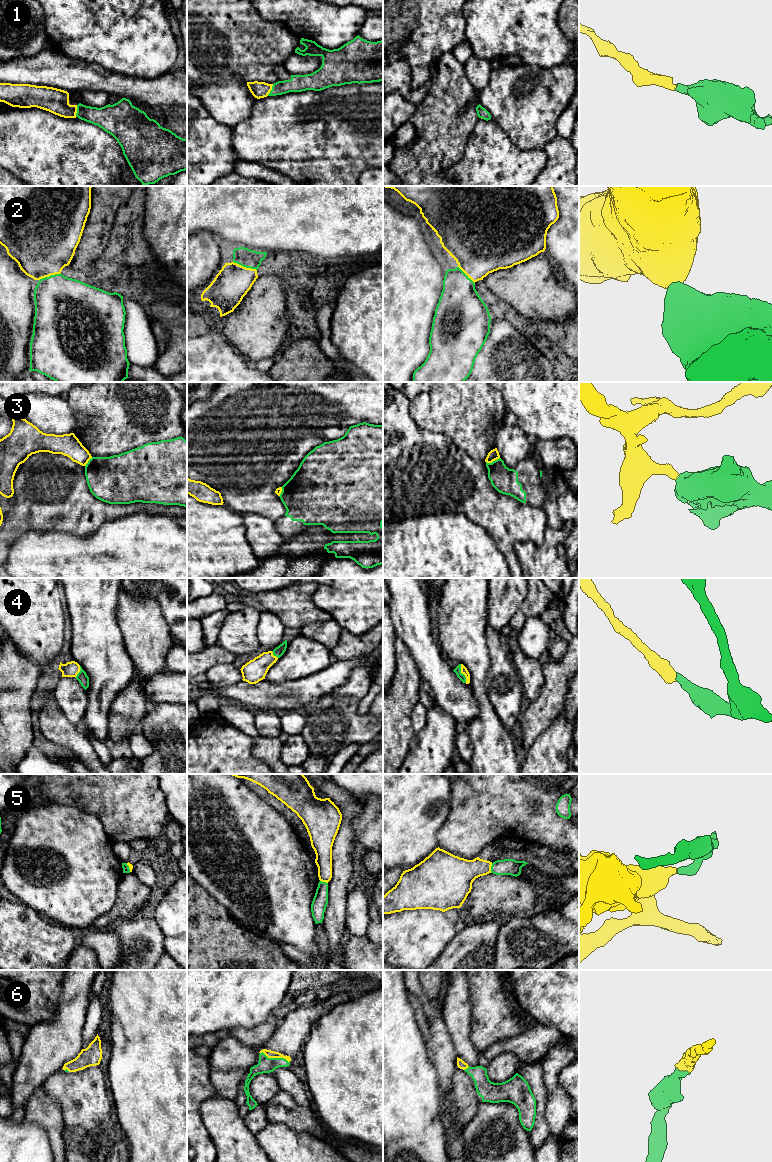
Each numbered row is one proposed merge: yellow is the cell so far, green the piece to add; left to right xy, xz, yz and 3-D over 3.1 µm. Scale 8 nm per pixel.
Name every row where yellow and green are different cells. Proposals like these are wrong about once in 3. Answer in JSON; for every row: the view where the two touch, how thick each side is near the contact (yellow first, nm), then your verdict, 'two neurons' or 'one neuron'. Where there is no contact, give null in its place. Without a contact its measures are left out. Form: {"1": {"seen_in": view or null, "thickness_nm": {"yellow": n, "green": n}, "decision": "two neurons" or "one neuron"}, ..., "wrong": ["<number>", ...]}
{"1": {"seen_in": "xy", "thickness_nm": {"yellow": 200, "green": 180}, "decision": "one neuron"}, "2": {"seen_in": "xz", "thickness_nm": {"yellow": 280, "green": 150}, "decision": "one neuron"}, "3": {"seen_in": "yz", "thickness_nm": {"yellow": 90, "green": 200}, "decision": "two neurons"}, "4": {"seen_in": "yz", "thickness_nm": {"yellow": 50, "green": 60}, "decision": "one neuron"}, "5": {"seen_in": "yz", "thickness_nm": {"yellow": 240, "green": 130}, "decision": "two neurons"}, "6": {"seen_in": "xz", "thickness_nm": {"yellow": 60, "green": 130}, "decision": "one neuron"}, "wrong": ["3", "5"]}

